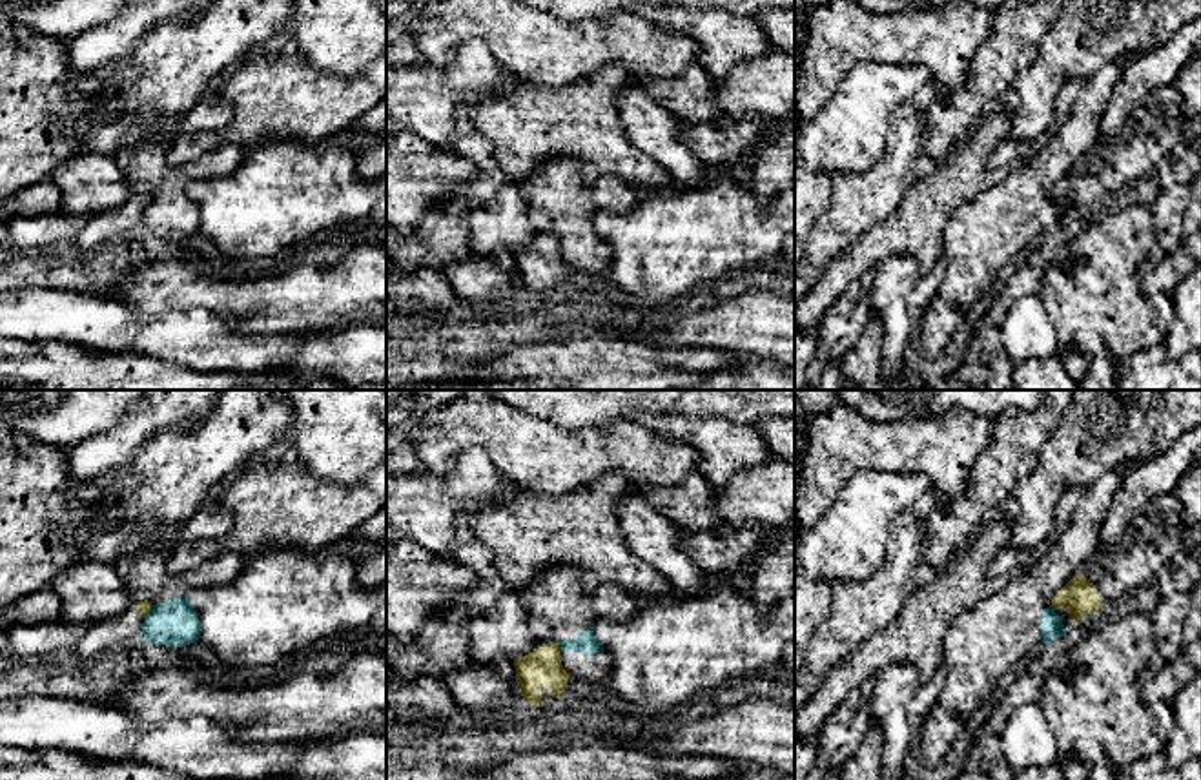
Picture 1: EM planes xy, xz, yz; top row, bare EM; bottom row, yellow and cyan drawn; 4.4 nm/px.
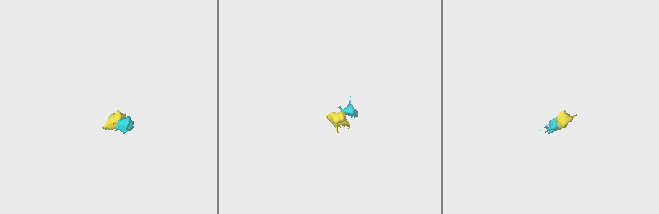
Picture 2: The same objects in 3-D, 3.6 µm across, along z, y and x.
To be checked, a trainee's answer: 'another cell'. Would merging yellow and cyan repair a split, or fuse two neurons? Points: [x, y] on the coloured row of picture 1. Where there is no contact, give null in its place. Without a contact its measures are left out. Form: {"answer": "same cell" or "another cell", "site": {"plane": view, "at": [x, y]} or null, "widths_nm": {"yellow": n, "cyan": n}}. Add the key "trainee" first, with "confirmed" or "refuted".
{"trainee": "confirmed", "answer": "another cell", "site": {"plane": "xz", "at": [558, 646]}, "widths_nm": {"yellow": 160, "cyan": 90}}

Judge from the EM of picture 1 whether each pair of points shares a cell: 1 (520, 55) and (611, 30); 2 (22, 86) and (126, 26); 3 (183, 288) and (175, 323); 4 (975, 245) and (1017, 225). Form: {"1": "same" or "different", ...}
{"1": "same", "2": "different", "3": "different", "4": "same"}

